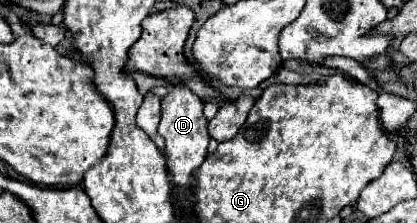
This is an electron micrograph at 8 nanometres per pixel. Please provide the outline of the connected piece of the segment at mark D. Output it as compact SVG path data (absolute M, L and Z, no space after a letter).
M168 85L168 95L162 97L162 119L158 125L158 133L166 139L166 161L168 161L168 171L172 175L172 181L180 187L190 187L194 183L194 171L200 167L200 163L206 159L206 147L210 141L208 135L208 121L202 113L202 99L198 95L194 95L190 89L186 89L186 85Z

